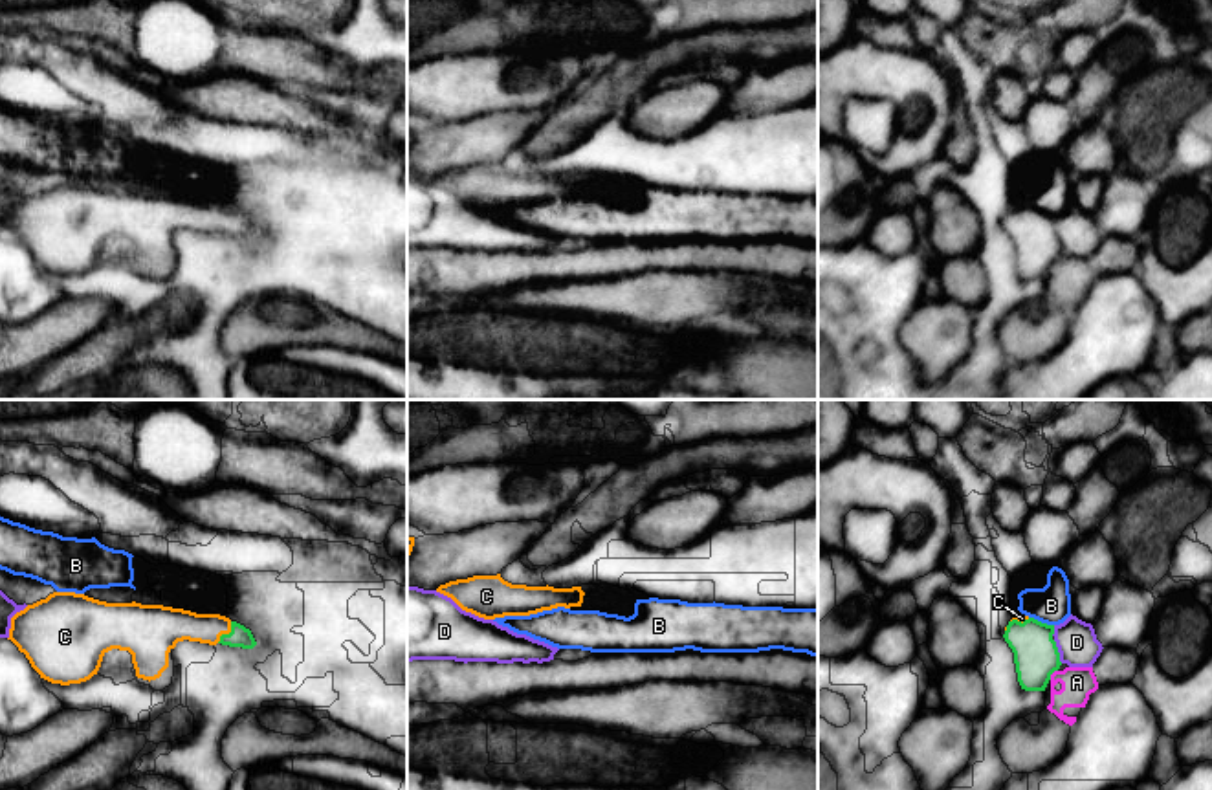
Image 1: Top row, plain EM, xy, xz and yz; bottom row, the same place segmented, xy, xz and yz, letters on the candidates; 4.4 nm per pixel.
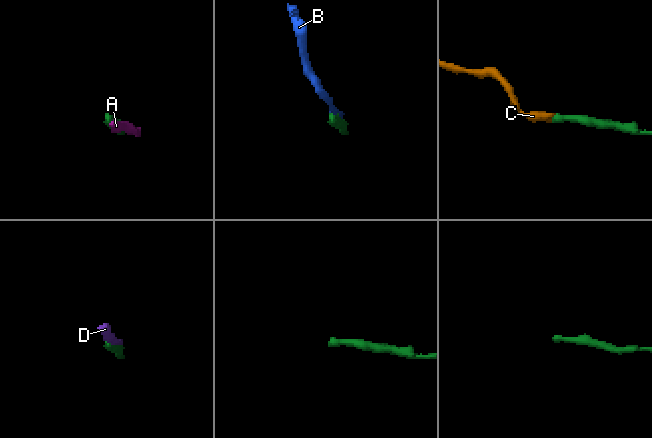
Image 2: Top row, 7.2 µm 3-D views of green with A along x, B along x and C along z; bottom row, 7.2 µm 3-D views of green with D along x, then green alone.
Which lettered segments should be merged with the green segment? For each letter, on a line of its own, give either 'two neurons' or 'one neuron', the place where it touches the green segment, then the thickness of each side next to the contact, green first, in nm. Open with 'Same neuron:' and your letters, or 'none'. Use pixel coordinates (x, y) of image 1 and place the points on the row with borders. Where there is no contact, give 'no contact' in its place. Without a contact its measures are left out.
Same neuron: C
A: two neurons; meets green in yz at (1051, 673); 200 nm thick on the green side, 140 nm on the other
B: two neurons; meets green in yz at (1040, 622); 200 nm thick on the green side, 170 nm on the other
C: one neuron; meets green in xy at (226, 635); 90 nm thick on the green side, 160 nm on the other
D: two neurons; meets green in yz at (1057, 651); 200 nm thick on the green side, 180 nm on the other

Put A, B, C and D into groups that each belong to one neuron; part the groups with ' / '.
A / B / C / D

